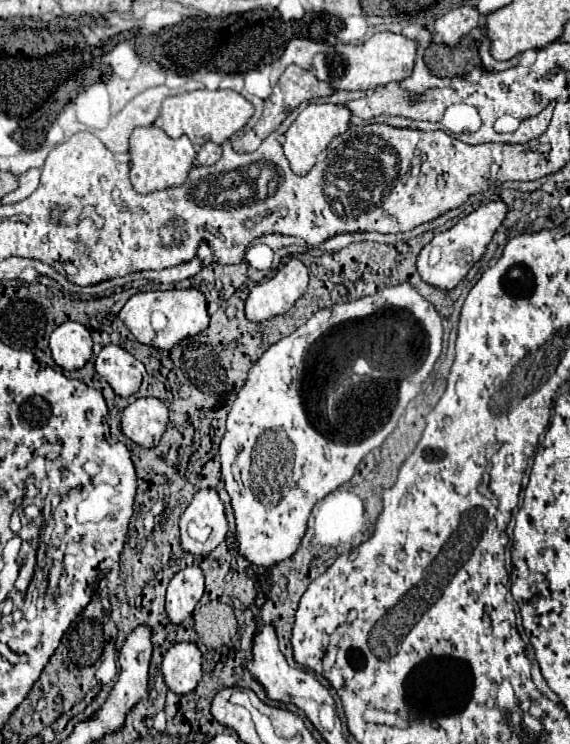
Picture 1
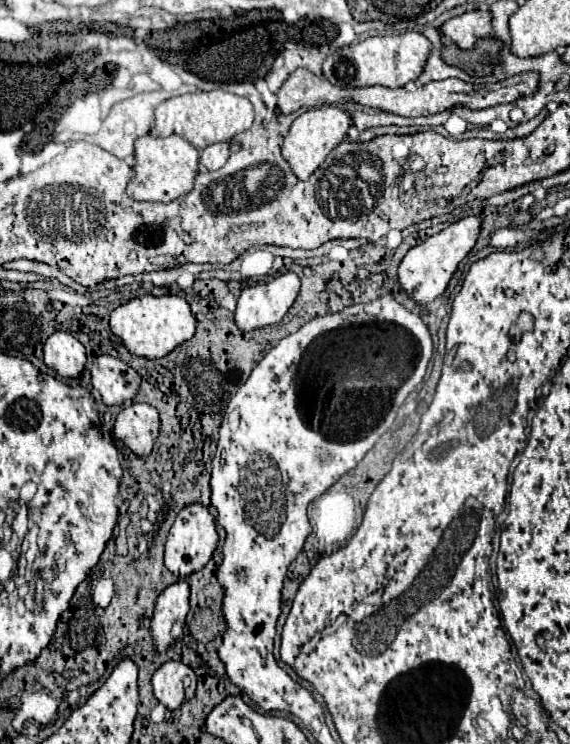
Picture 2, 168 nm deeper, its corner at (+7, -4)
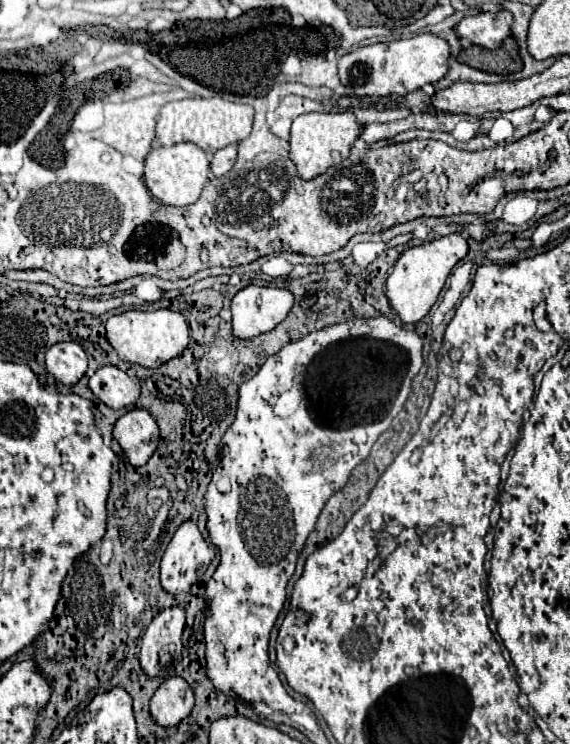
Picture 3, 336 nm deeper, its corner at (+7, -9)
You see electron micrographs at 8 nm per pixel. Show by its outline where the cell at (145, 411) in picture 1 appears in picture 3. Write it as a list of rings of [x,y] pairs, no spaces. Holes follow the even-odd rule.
[[[131,409],[117,419],[113,437],[119,441],[129,463],[133,467],[141,467],[157,449],[159,429],[149,411]]]

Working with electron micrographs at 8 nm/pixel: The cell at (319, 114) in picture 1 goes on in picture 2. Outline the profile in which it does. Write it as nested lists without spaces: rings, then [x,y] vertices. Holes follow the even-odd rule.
[[[337,106],[311,108],[307,112],[303,112],[301,116],[297,116],[281,146],[281,154],[289,162],[293,174],[299,180],[307,180],[319,168],[319,164],[325,160],[325,156],[347,136],[349,126],[351,126],[349,114]]]

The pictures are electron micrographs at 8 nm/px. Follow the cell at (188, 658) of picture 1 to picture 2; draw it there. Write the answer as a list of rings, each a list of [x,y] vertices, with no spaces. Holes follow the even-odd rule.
[[[167,660],[153,674],[155,698],[169,710],[177,710],[183,702],[195,696],[197,676],[191,666],[181,660]]]

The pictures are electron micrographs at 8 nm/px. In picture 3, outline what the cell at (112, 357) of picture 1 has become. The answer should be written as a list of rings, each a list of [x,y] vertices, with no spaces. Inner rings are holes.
[[[105,365],[89,379],[91,391],[111,409],[123,409],[139,399],[139,381],[113,365]]]

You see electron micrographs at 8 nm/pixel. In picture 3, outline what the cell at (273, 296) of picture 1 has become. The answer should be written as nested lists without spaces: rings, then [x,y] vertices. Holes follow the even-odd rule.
[[[247,285],[231,301],[233,337],[251,339],[275,329],[291,311],[293,295],[279,287]]]

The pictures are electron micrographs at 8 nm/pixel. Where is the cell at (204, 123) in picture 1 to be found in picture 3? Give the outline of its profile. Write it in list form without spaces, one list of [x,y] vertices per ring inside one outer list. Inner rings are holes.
[[[189,97],[183,101],[171,101],[167,103],[157,119],[157,141],[159,145],[175,145],[181,141],[191,141],[199,145],[205,153],[213,155],[215,151],[237,145],[251,133],[253,125],[253,107],[231,103],[221,97],[201,99],[201,97]]]

